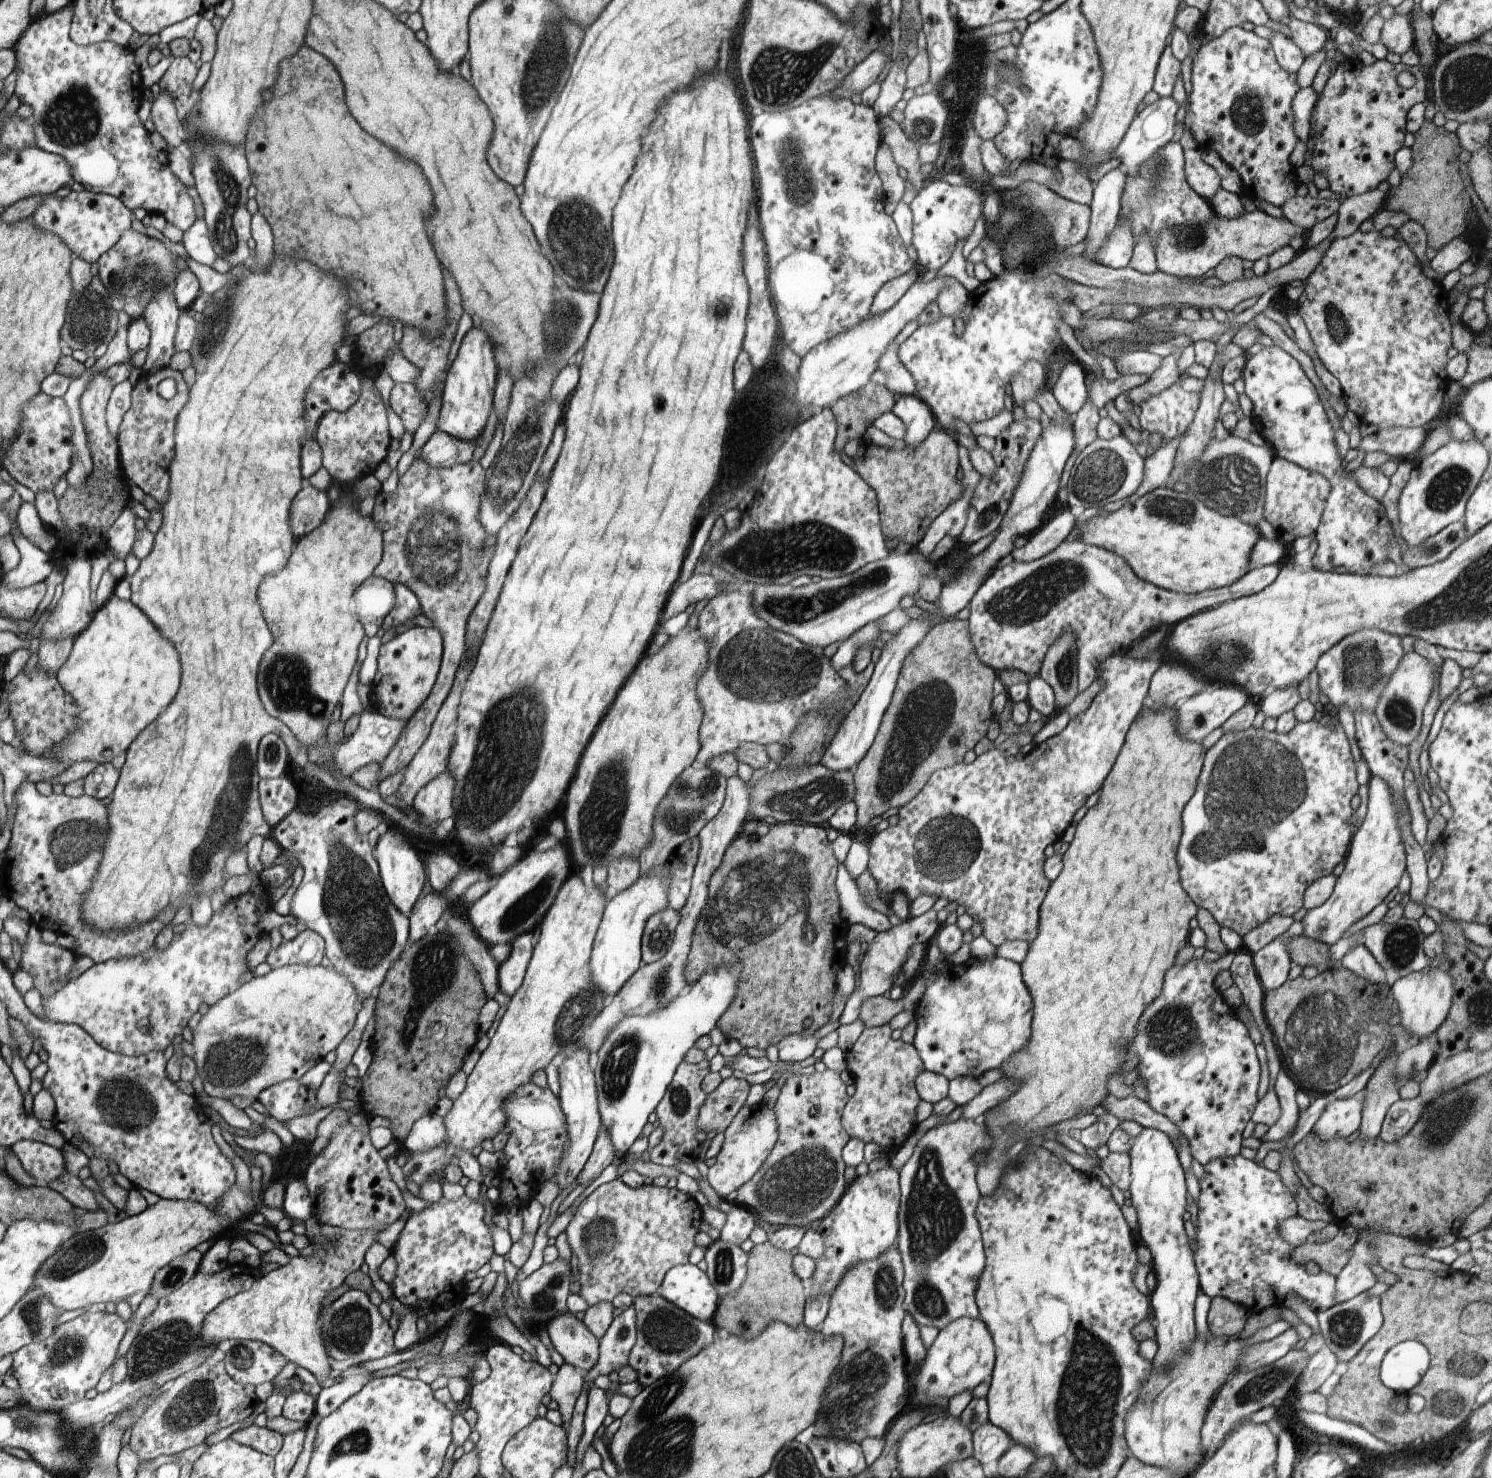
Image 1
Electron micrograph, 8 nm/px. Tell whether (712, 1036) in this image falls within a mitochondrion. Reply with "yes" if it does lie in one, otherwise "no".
no

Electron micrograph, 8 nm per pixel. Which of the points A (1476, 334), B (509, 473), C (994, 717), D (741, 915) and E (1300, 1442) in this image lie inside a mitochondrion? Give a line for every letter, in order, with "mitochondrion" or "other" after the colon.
A: other
B: mitochondrion
C: other
D: mitochondrion
E: other

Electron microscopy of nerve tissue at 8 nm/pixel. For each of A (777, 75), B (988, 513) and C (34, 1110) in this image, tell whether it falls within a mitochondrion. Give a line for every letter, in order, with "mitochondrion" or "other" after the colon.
A: mitochondrion
B: mitochondrion
C: other

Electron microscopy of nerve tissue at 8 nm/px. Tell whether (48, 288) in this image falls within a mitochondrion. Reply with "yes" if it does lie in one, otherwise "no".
no

